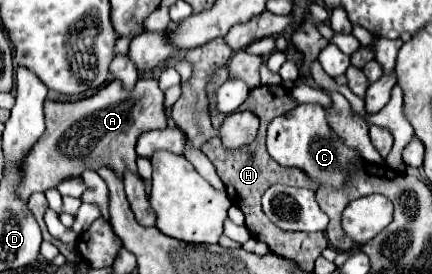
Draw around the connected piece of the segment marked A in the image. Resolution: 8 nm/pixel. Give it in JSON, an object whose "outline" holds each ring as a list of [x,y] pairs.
{"outline":[[[139,79],[133,91],[125,91],[119,81],[111,81],[95,95],[73,103],[47,99],[45,121],[45,135],[35,143],[21,167],[23,177],[19,183],[19,197],[23,197],[23,201],[27,201],[31,193],[45,193],[47,189],[57,187],[63,179],[79,177],[85,169],[97,171],[99,167],[107,165],[119,177],[123,177],[123,169],[137,173],[137,155],[133,155],[137,137],[143,131],[167,127],[163,91],[159,89],[157,79]]]}

